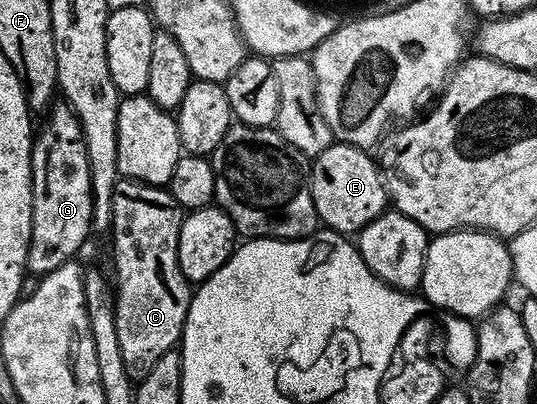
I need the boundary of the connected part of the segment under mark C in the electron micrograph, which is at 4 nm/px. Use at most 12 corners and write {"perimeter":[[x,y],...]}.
{"perimeter":[[121,178],[112,198],[118,345],[142,380],[181,342],[186,212]]}

